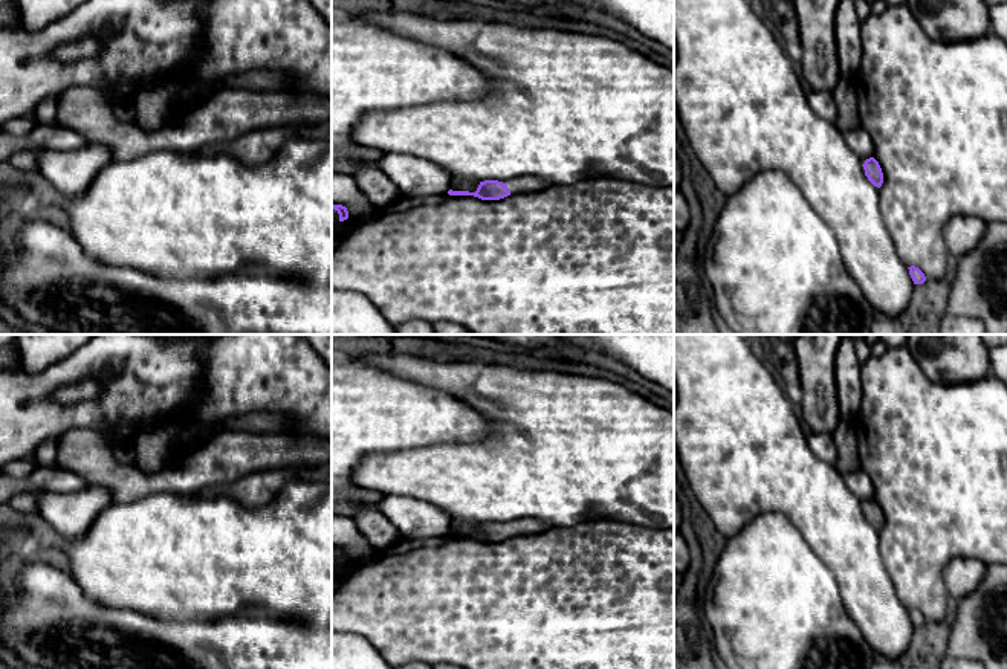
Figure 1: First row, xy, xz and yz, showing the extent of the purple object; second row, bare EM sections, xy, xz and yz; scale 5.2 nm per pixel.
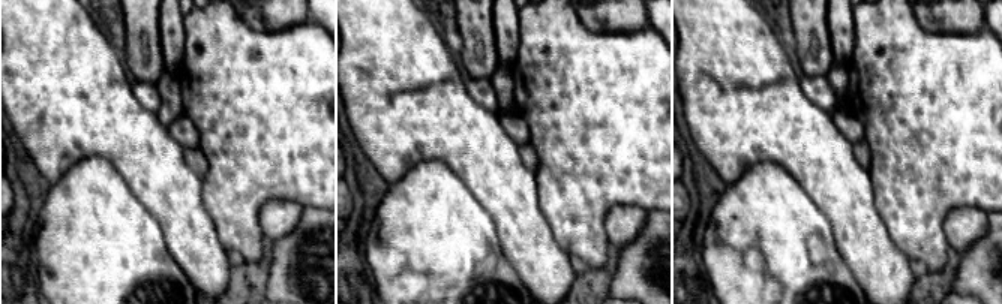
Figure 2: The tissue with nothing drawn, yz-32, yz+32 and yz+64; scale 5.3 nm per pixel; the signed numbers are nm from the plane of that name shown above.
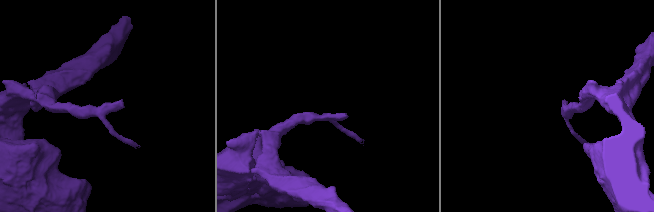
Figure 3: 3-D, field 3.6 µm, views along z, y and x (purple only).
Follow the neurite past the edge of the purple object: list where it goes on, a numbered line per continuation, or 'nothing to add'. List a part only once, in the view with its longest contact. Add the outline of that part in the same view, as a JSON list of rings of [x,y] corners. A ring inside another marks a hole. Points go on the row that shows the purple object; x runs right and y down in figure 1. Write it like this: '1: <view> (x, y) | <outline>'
1: xz (524, 184) | [[[520,176],[515,179],[503,180],[503,183],[507,185],[510,194],[541,191],[550,185],[547,180],[536,176]]]

